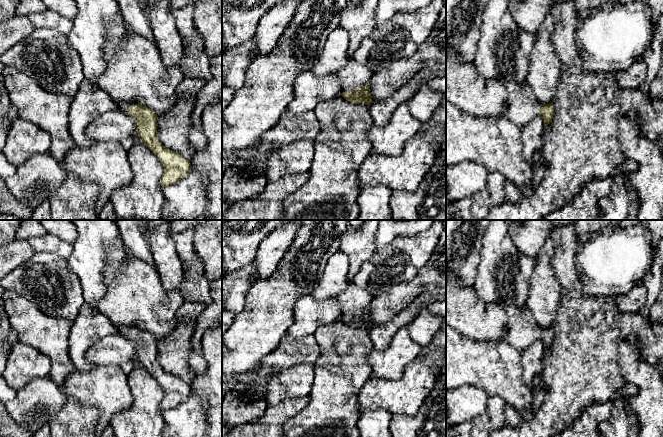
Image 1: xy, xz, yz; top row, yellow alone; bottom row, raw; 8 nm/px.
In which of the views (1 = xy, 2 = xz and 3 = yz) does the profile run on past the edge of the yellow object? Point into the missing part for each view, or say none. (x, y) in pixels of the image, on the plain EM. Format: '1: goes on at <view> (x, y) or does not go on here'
1: goes on at xy (123, 330)
2: goes on at xz (358, 244)
3: goes on at yz (466, 314)

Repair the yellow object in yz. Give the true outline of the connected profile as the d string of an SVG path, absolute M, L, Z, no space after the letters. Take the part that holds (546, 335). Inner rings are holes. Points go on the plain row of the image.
M446 267L446 325L476 341L499 340L507 328L506 341L522 352L540 340L544 352L552 346L552 327L541 328L527 307L502 307L481 301L474 286L462 286Z

